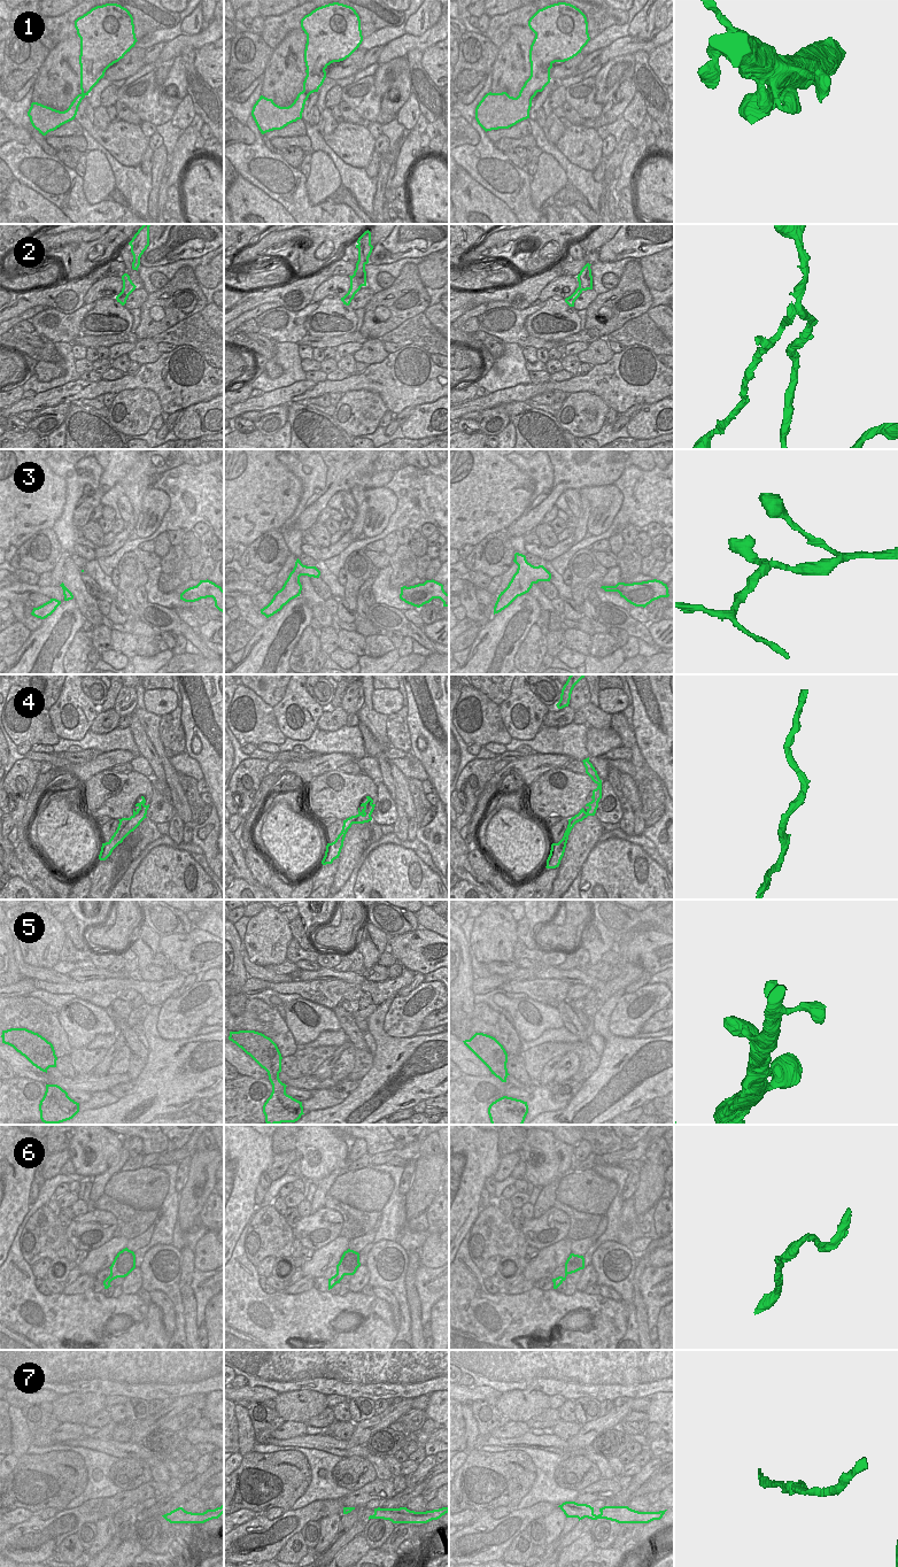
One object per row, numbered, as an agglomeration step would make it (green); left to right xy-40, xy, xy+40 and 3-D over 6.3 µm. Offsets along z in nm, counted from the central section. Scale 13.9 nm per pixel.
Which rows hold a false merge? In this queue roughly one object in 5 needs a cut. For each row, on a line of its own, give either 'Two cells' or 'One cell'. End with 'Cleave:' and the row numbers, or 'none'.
1: One cell
2: Two cells
3: One cell
4: One cell
5: One cell
6: One cell
7: One cell
Cleave: 2.

